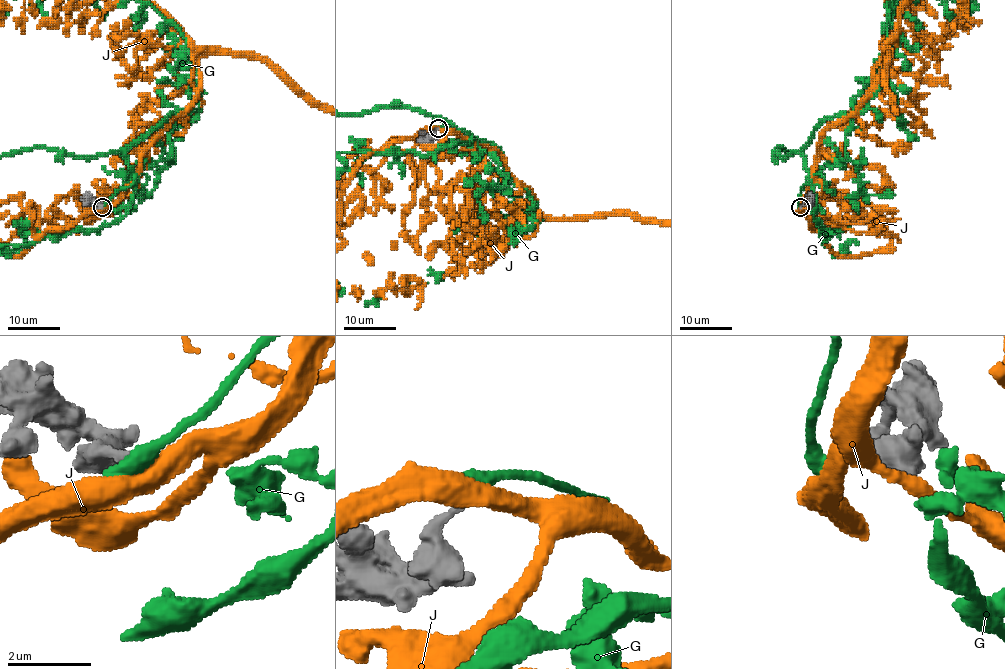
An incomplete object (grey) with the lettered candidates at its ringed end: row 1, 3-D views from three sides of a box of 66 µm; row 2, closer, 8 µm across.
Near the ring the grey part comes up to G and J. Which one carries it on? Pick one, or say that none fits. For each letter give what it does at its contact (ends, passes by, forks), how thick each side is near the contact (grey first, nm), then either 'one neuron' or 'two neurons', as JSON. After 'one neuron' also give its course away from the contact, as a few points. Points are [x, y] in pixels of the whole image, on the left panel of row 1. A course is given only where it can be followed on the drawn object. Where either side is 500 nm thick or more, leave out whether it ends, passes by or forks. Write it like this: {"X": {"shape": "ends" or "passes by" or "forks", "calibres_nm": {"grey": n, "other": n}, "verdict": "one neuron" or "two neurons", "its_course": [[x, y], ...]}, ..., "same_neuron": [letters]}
{"G": {"shape": "ends", "calibres_nm": {"grey": 200, "other": 440}, "verdict": "two neurons"}, "J": {"calibres_nm": {"grey": 220, "other": 500}, "verdict": "two neurons"}, "same_neuron": []}

